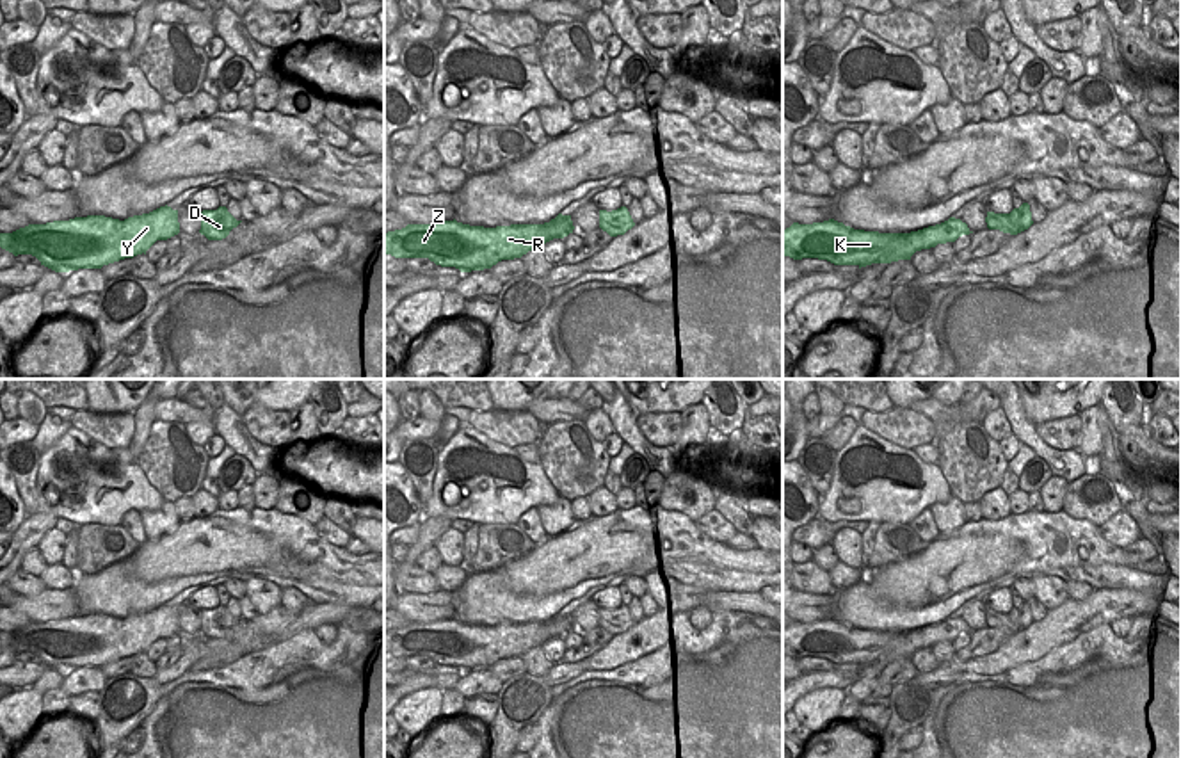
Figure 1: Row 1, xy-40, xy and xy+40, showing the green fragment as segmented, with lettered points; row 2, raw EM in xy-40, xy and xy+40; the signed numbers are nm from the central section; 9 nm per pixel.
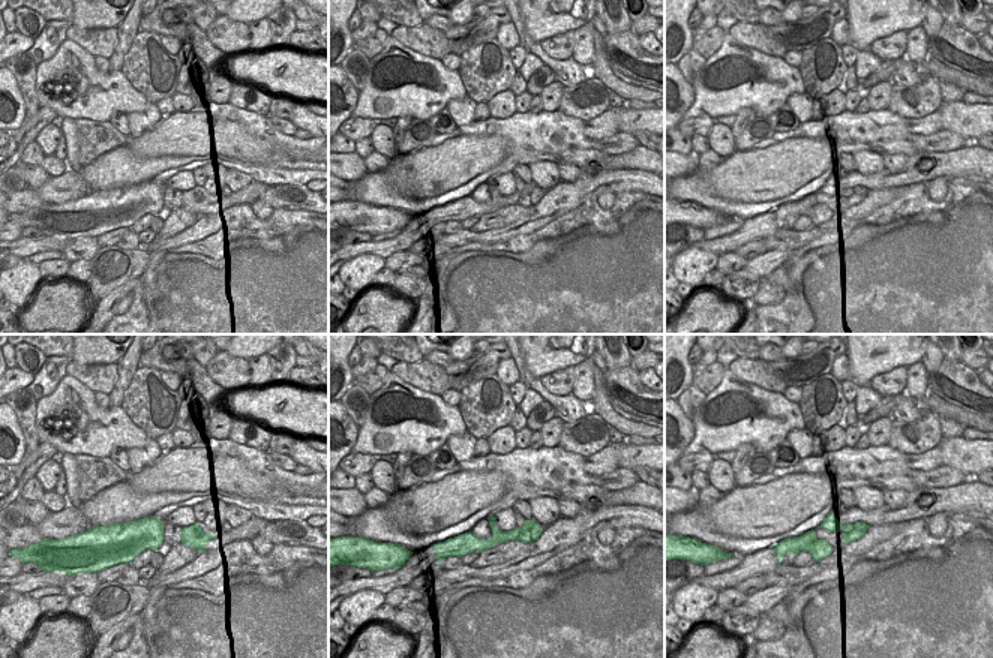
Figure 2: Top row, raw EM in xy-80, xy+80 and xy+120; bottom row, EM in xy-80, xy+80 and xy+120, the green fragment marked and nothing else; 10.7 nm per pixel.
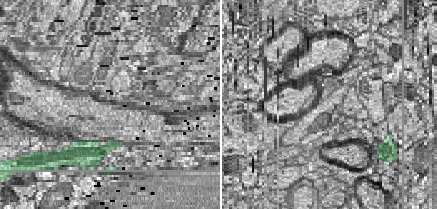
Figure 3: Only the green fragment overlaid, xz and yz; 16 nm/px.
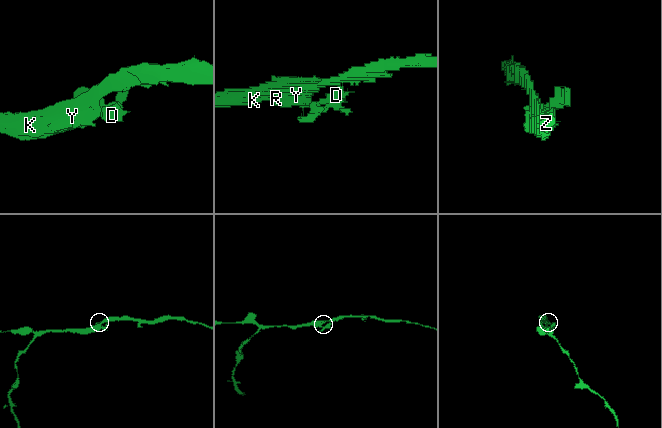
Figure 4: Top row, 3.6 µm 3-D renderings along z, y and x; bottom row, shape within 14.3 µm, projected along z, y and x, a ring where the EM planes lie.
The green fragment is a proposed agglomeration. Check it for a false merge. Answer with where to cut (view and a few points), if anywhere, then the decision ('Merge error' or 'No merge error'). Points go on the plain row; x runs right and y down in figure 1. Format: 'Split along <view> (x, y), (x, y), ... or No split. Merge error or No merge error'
Split along xy+40 (909, 632), (890, 645), (890, 659). Merge error.

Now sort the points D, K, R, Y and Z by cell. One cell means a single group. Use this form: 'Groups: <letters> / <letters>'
Groups: D / K R Y Z

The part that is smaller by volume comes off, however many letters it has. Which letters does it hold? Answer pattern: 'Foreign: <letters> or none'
Foreign: D.

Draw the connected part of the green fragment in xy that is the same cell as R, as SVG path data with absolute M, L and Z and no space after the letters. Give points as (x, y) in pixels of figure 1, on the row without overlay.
M558 612L544 623L470 625L454 619L407 623L384 632L384 653L395 657L429 657L461 671L491 667L502 658L521 657L553 637L573 632L571 614Z

